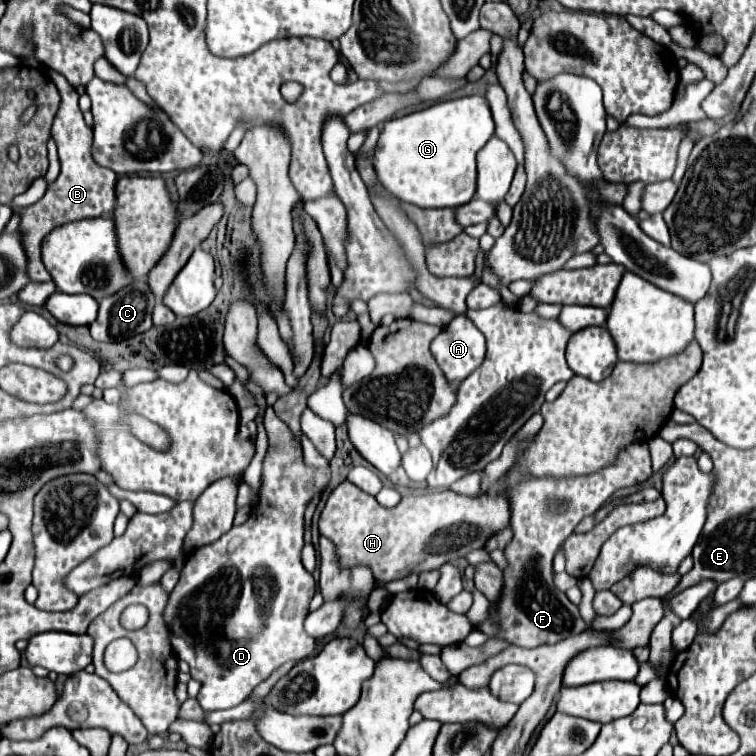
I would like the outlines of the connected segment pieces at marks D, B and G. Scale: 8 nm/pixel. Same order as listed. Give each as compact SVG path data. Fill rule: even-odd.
M271 407L265 411L265 429L269 435L269 453L263 461L259 503L251 509L251 515L243 525L231 527L215 543L203 545L187 557L183 573L163 611L173 651L179 659L189 663L191 677L201 683L197 701L205 711L239 705L283 663L301 661L315 649L315 639L303 631L303 619L307 617L309 601L315 595L315 579L301 565L303 513L309 499L327 487L331 471L305 467L299 443Z
M49 69L51 81L57 85L61 95L61 107L53 121L53 139L59 149L59 161L61 161L61 173L59 177L47 187L47 193L43 199L39 199L35 205L29 205L25 209L15 209L15 213L21 215L19 229L25 235L25 251L31 259L31 281L51 281L51 275L45 271L45 265L41 261L41 243L45 235L49 235L55 227L61 227L71 221L87 219L87 217L101 217L107 213L113 213L115 209L115 183L117 175L109 171L107 167L101 167L95 163L91 155L91 143L93 143L93 131L85 125L83 113L79 109L79 95L75 87L69 85L69 81ZM57 125L57 127L55 127Z
M459 97L385 123L375 149L375 173L397 199L423 207L459 207L475 195L475 155L493 137L495 123L485 97Z

